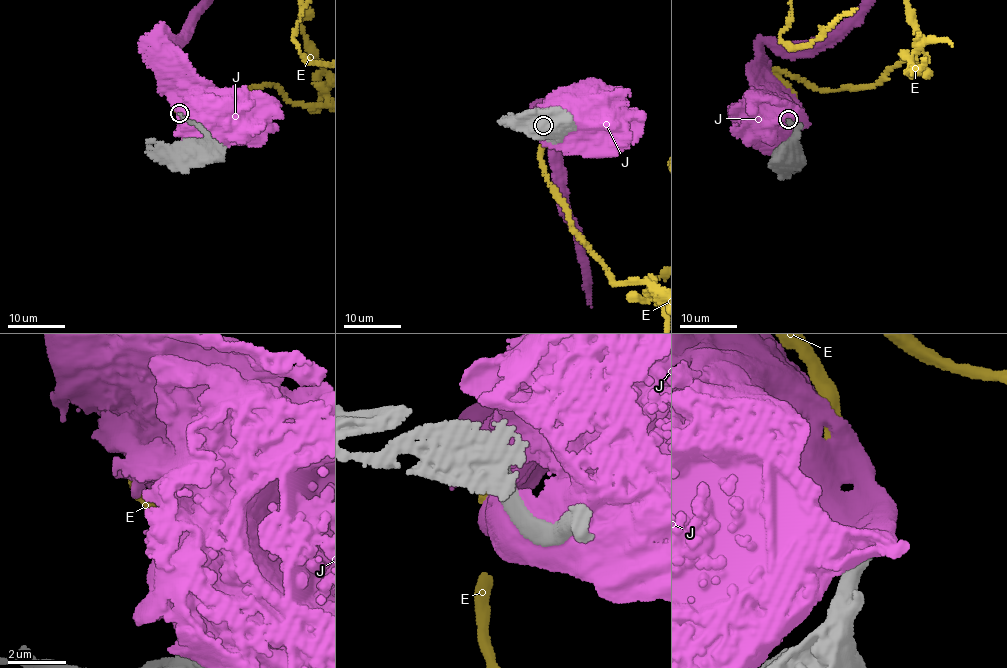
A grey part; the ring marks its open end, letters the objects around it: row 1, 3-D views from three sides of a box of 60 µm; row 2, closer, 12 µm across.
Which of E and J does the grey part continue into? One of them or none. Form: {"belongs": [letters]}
{"belongs": ["E"]}

